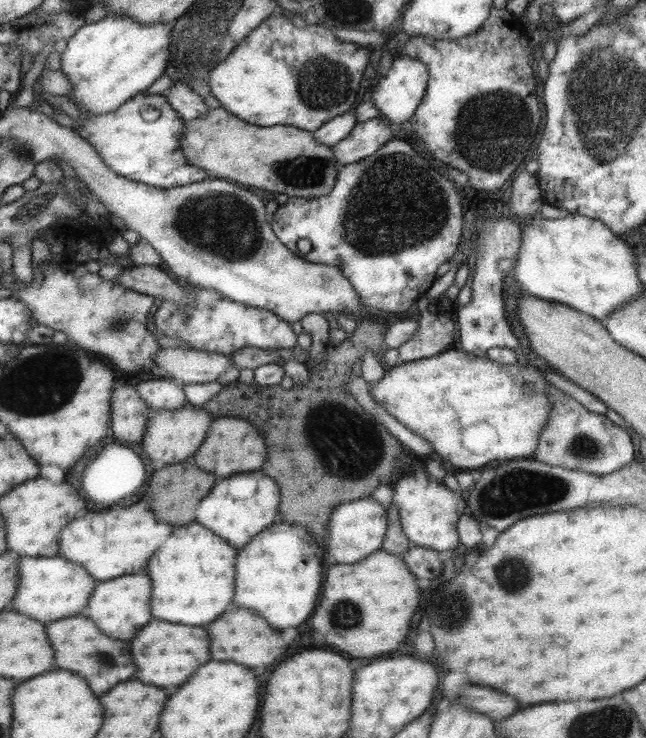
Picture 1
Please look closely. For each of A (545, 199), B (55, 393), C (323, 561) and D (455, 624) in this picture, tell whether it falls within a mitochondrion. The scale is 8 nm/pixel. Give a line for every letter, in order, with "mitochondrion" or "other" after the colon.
A: other
B: mitochondrion
C: other
D: mitochondrion

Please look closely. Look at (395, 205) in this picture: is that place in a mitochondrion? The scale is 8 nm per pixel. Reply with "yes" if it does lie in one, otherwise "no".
yes

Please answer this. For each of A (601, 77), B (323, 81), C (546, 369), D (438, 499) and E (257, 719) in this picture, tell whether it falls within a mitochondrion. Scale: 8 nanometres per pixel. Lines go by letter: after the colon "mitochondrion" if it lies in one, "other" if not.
A: mitochondrion
B: mitochondrion
C: other
D: other
E: other

